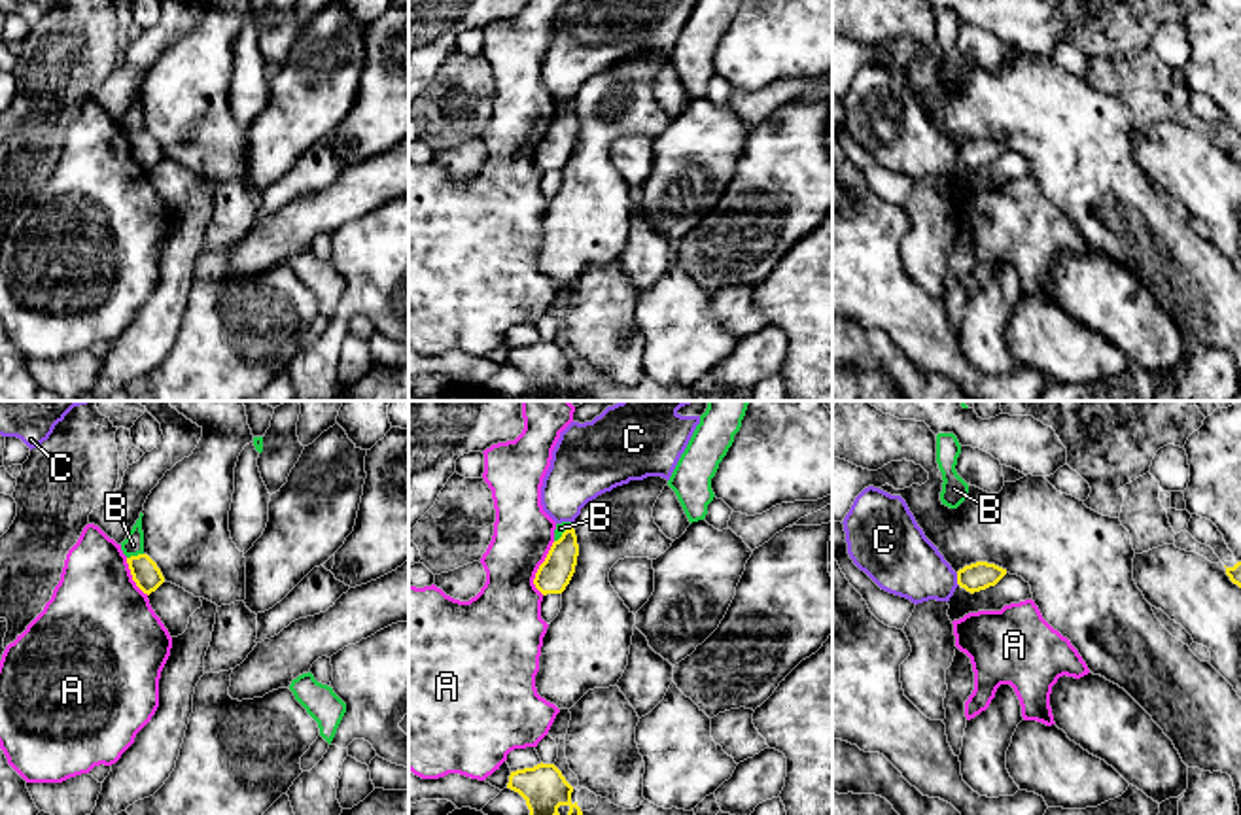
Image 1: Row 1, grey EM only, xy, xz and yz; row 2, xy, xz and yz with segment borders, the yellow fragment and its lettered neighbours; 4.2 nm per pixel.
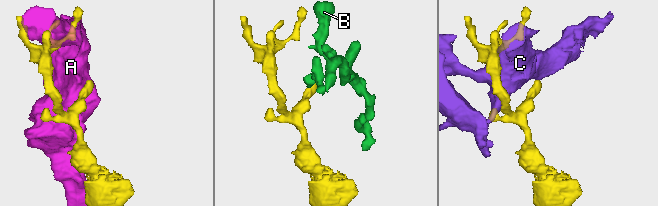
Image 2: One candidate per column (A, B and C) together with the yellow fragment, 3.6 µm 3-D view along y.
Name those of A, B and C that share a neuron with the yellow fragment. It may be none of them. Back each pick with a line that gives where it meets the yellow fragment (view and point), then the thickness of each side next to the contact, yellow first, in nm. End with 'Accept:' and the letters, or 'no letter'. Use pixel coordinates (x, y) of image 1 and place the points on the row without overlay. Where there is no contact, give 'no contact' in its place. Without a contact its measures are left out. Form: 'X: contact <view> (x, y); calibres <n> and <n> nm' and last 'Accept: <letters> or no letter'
Accept: no letter

